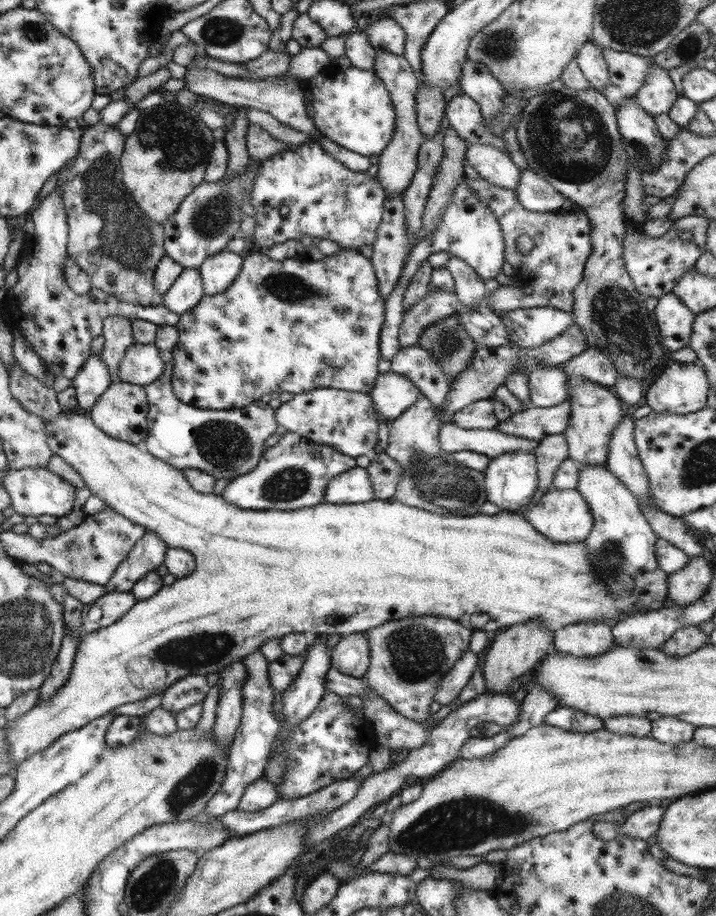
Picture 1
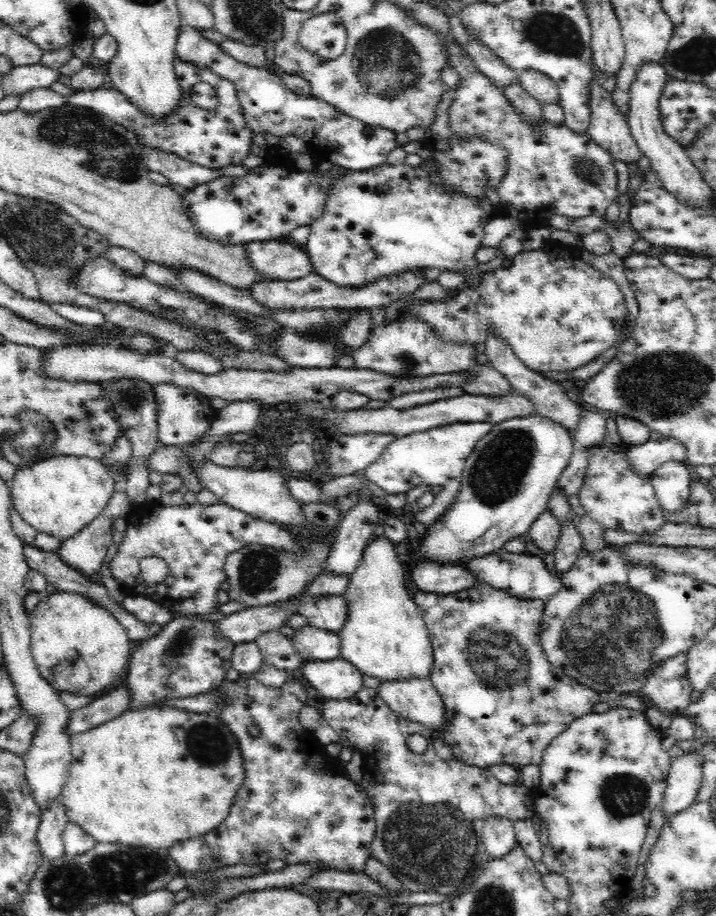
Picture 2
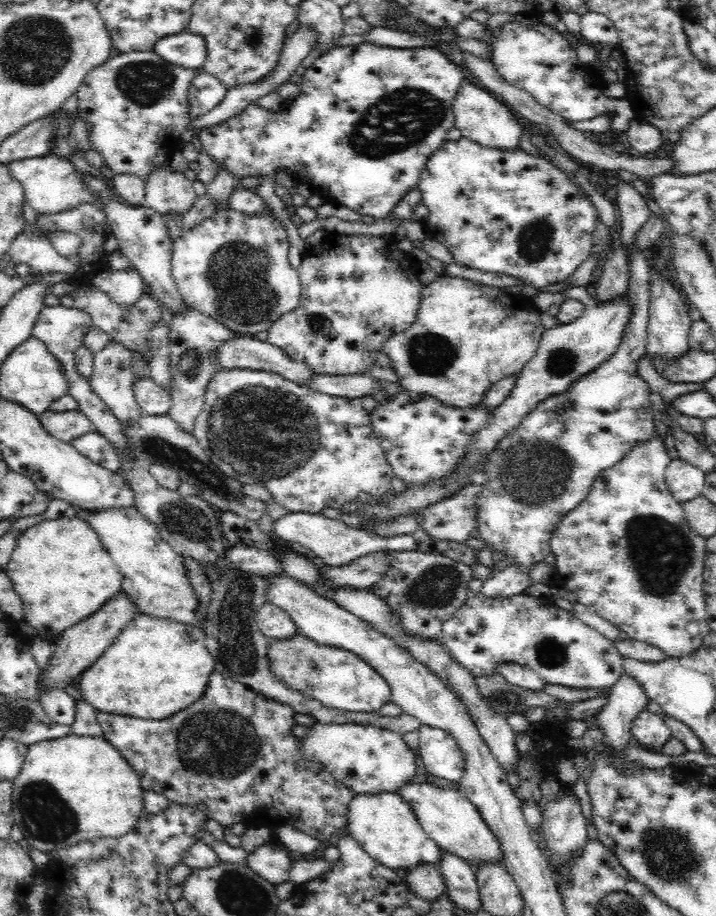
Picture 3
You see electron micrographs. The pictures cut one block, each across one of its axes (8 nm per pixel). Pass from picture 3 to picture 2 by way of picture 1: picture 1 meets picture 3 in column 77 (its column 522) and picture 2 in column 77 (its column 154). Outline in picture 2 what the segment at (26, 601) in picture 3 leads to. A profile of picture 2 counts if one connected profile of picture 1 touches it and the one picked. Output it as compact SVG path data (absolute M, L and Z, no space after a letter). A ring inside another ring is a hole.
M48 457L34 461L32 464L20 467L10 483L12 506L26 524L35 531L46 533L60 542L78 534L87 524L90 524L104 510L108 498L114 492L114 481L108 475L101 461L88 457ZM56 591L40 599L34 610L28 614L30 626L30 651L43 679L46 679L55 690L66 690L74 696L94 697L100 690L104 690L114 680L120 680L126 672L134 644L127 637L127 632L116 617L104 609L102 605L86 601L86 598L70 592ZM82 660L88 666L90 678L86 676L54 676L54 672L64 672L66 666L74 666Z

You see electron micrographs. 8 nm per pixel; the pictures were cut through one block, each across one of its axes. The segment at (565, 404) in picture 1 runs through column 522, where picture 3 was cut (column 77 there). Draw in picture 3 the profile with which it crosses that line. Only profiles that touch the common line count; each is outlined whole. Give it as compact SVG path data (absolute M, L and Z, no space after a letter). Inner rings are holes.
M79 409L62 412L47 410L37 417L44 430L62 442L71 443L83 434L94 432L94 425Z

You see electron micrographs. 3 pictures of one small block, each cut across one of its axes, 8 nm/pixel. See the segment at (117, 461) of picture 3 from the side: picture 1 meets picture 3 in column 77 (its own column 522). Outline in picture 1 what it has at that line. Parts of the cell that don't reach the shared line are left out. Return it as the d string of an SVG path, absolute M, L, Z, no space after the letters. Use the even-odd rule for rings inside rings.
M452 422L442 423L439 427L439 448L443 452L469 451L492 459L511 451L521 450L529 453L538 444L537 440L509 436L495 429L465 430Z

